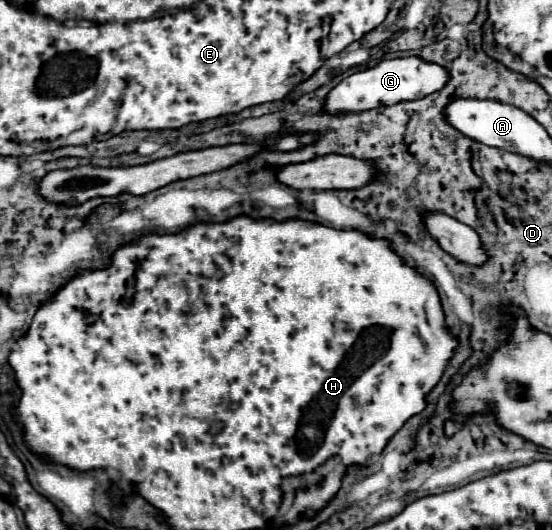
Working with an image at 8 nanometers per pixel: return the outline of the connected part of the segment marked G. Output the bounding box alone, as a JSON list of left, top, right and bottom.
[325,57,449,113]

